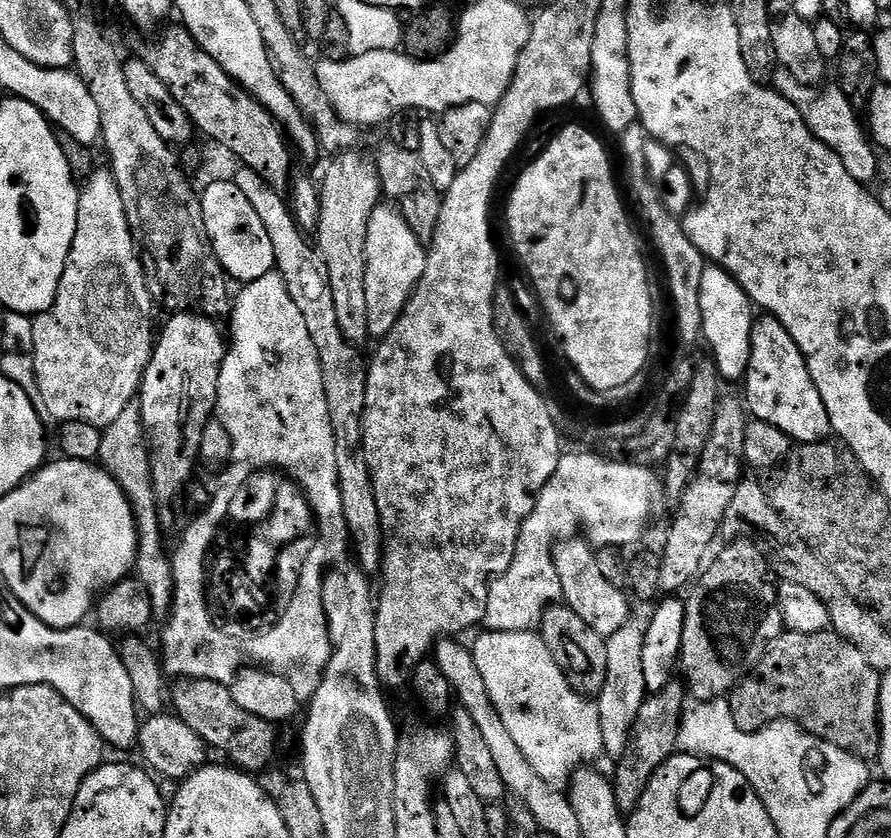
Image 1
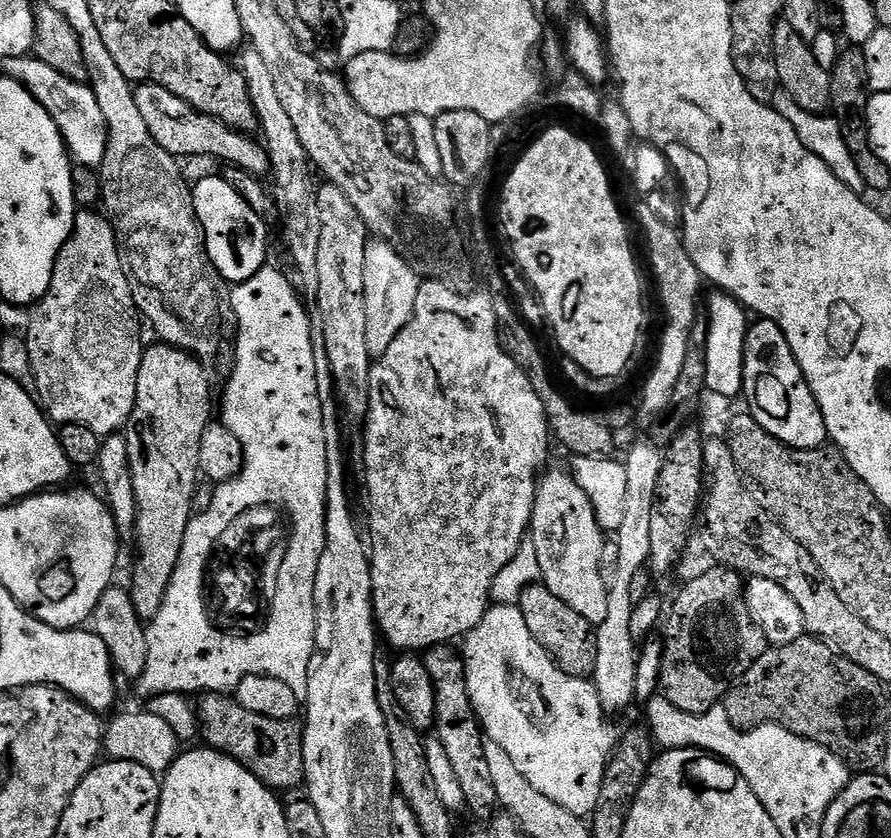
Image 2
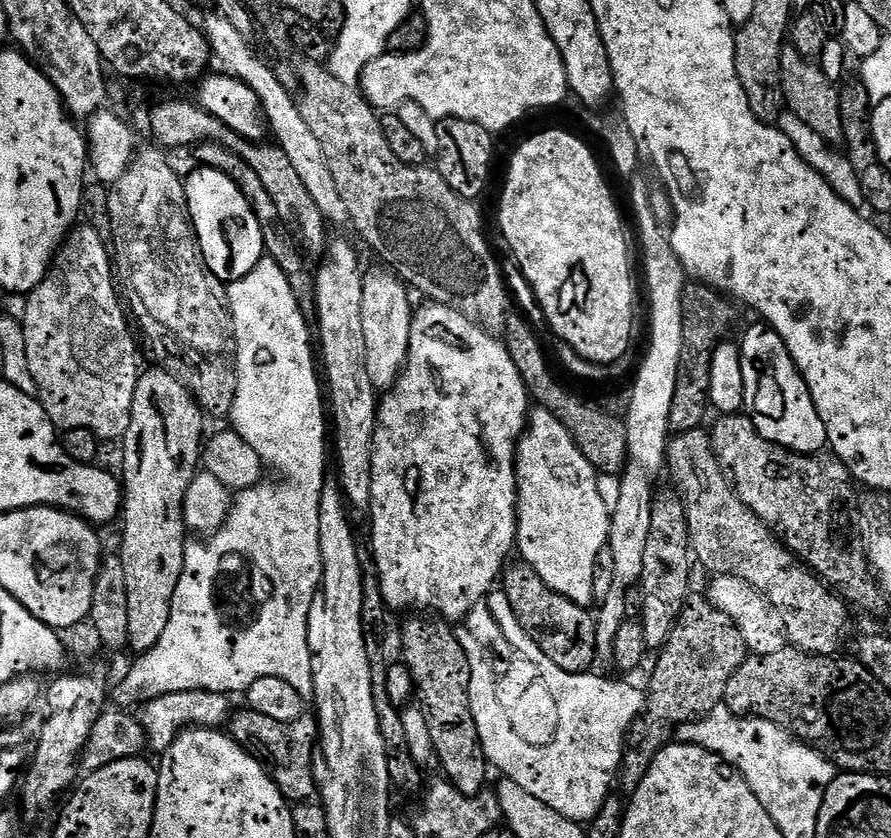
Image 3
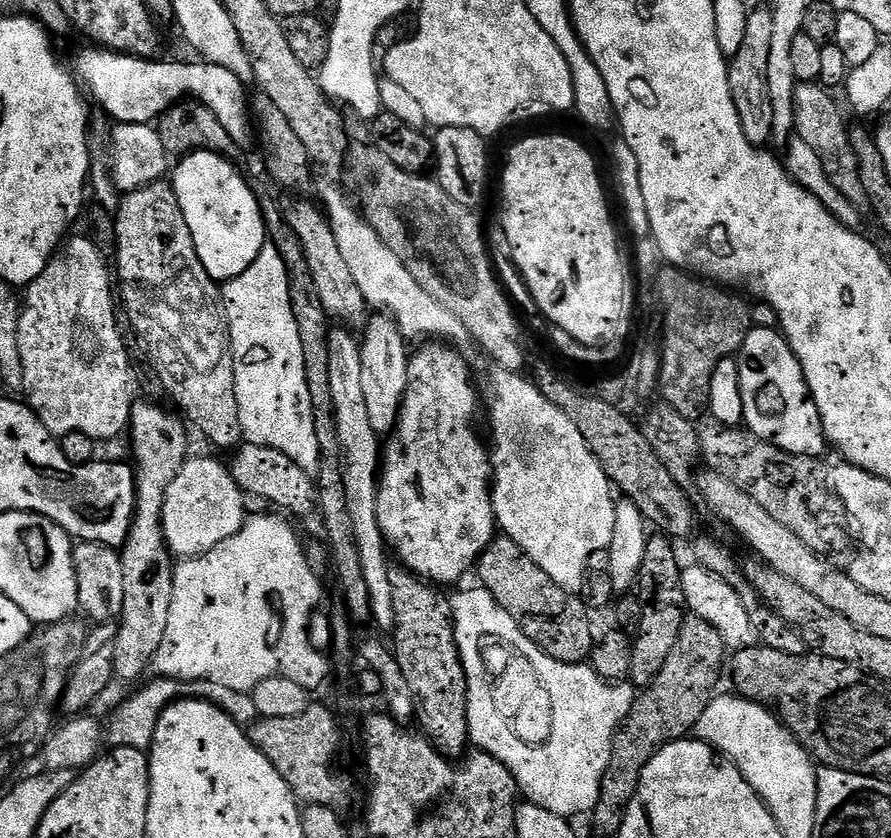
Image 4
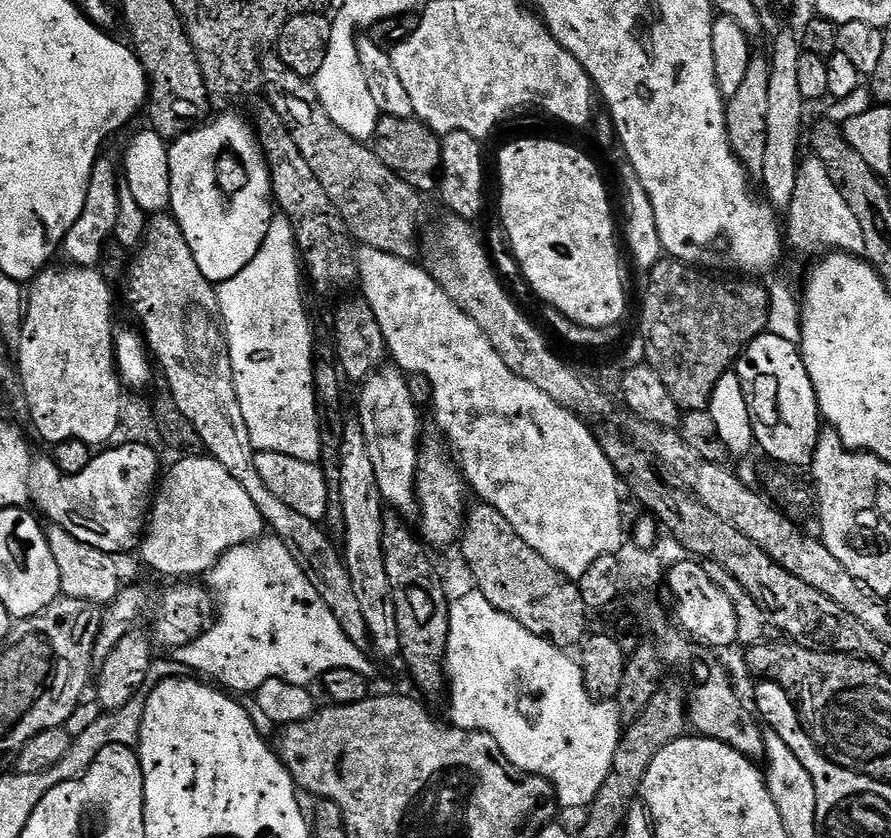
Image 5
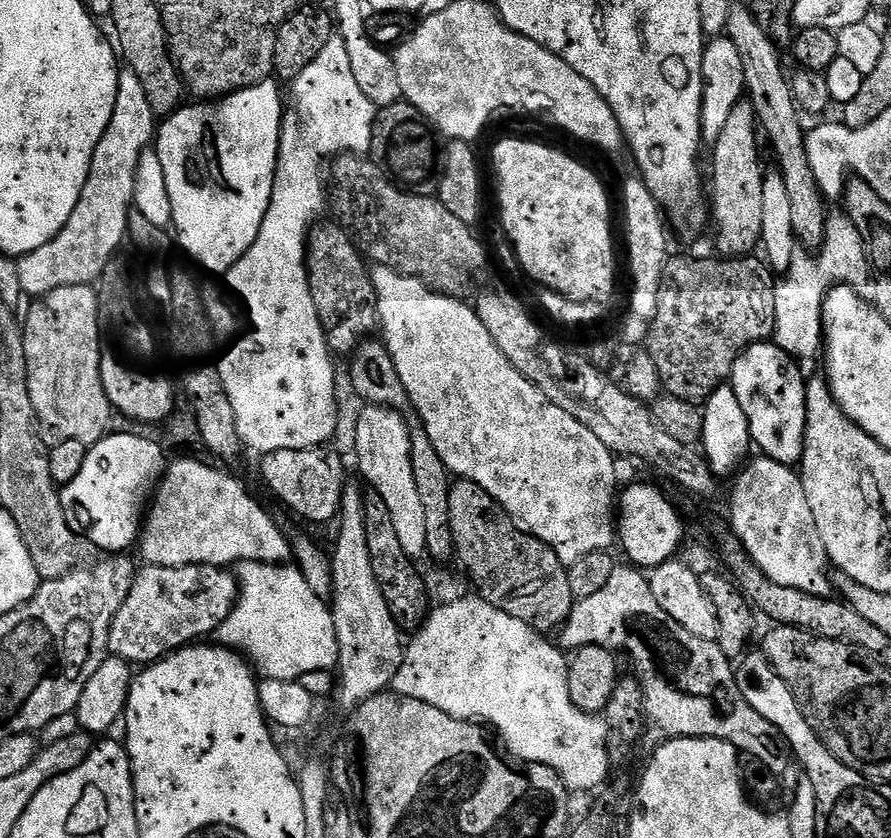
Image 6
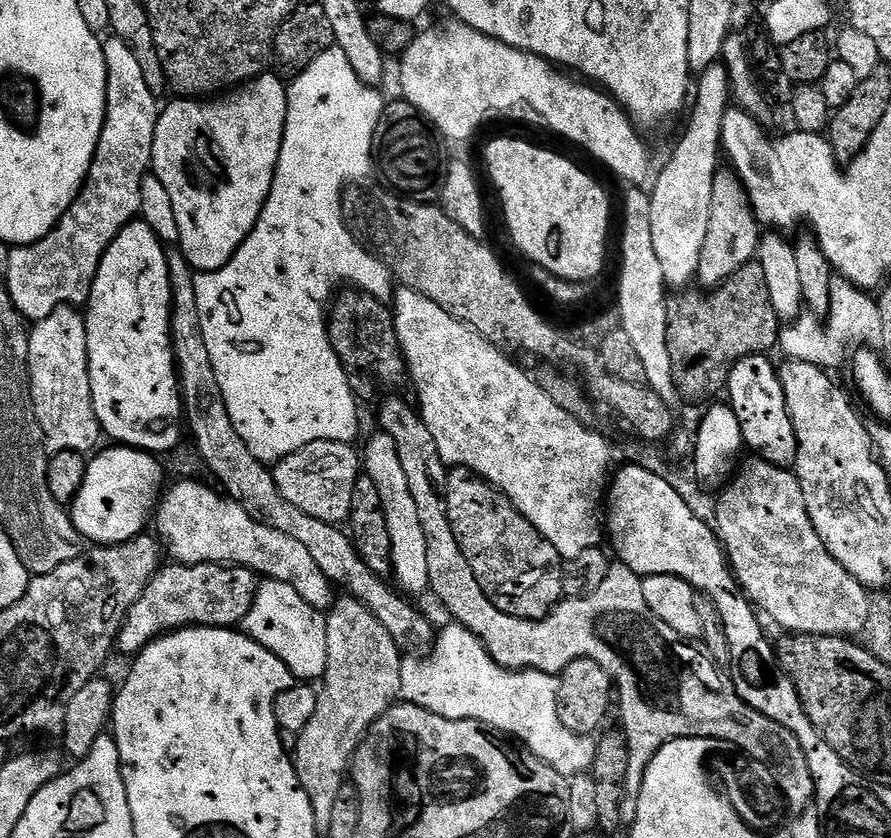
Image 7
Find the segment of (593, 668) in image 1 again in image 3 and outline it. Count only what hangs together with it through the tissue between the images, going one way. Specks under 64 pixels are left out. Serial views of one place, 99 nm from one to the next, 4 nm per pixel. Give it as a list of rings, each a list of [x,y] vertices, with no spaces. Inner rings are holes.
[[[514,564],[503,573],[502,591],[506,598],[510,598],[510,610],[514,610],[514,618],[518,618],[522,630],[526,630],[554,666],[567,672],[587,673],[591,669],[588,667],[598,660],[595,615],[589,609],[570,602],[570,598],[550,590],[550,586],[546,586],[546,582],[542,582],[542,578],[538,578],[538,574],[527,564]]]

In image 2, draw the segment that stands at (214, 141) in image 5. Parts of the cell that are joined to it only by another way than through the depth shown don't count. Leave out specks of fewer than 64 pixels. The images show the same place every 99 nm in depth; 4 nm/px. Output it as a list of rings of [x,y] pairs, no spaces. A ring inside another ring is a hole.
[[[223,175],[204,176],[200,181],[195,181],[192,197],[196,217],[200,219],[200,228],[204,231],[204,245],[218,274],[222,274],[222,278],[232,286],[254,278],[254,274],[258,274],[267,261],[264,259],[268,256],[269,225],[258,218],[254,210],[250,210],[242,194],[238,194],[238,190],[234,190]]]

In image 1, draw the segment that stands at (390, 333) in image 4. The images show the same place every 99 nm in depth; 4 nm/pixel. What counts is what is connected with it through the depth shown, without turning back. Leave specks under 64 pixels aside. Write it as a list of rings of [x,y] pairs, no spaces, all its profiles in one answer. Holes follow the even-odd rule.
[[[377,206],[372,211],[366,230],[366,322],[368,335],[372,338],[386,337],[390,334],[390,330],[394,330],[398,318],[404,313],[404,307],[408,305],[408,300],[416,288],[416,283],[426,270],[428,261],[425,241],[414,234],[400,209],[395,206],[384,207]]]

